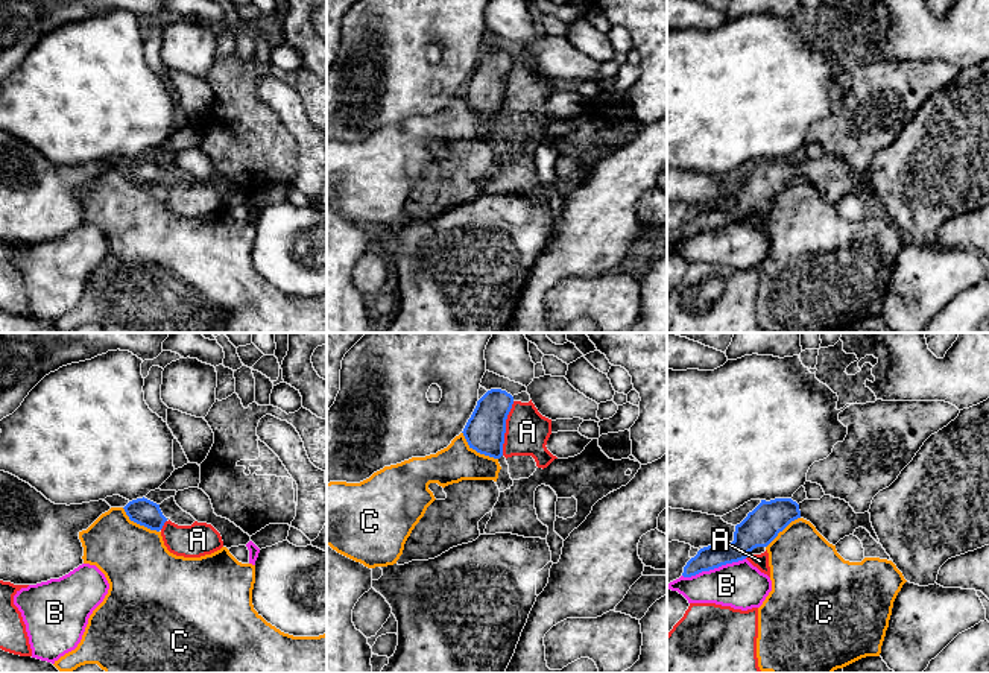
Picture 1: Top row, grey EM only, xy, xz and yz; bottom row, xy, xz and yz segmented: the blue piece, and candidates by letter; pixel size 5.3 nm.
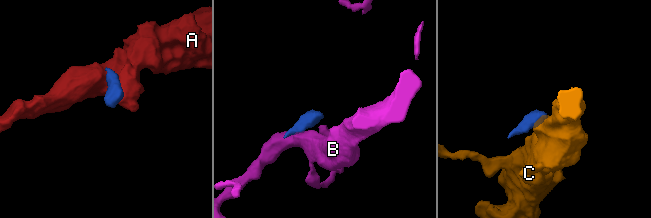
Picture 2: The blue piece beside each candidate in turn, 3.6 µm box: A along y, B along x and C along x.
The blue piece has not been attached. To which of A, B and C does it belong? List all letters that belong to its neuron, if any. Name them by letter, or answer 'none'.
none

